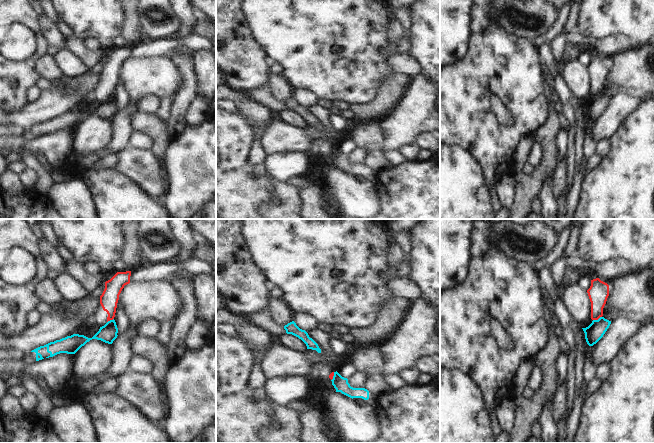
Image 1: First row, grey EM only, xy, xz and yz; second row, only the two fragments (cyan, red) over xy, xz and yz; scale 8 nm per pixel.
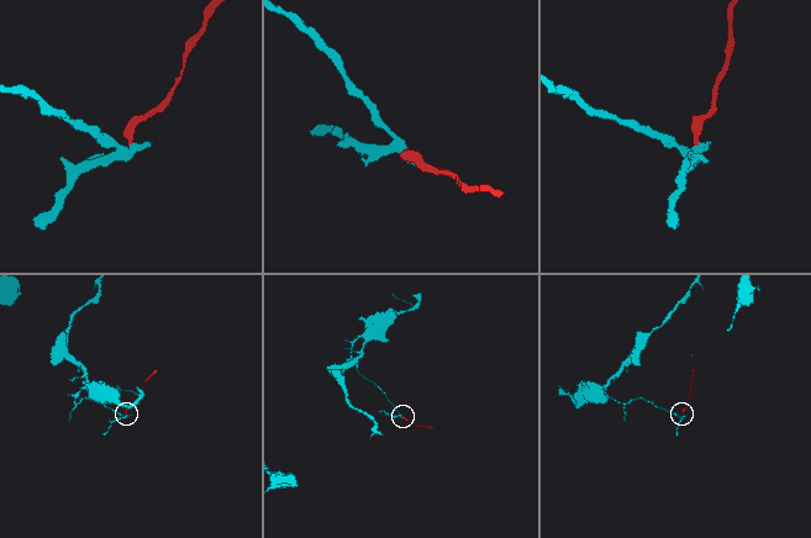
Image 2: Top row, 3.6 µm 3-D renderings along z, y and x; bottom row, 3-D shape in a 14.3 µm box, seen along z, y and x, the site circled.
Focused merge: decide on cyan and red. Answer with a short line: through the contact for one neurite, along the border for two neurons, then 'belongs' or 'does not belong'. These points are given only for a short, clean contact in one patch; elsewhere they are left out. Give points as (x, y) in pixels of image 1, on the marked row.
line yz (601, 316), (593, 320); does not belong

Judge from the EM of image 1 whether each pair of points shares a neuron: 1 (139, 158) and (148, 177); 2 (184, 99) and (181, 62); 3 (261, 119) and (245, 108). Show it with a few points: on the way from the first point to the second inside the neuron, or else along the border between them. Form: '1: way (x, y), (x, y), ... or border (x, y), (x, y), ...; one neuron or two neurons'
1: way (139, 163), (147, 172); one neuron
2: way (189, 90), (189, 71); one neuron
3: way (257, 115), (249, 108); one neuron

